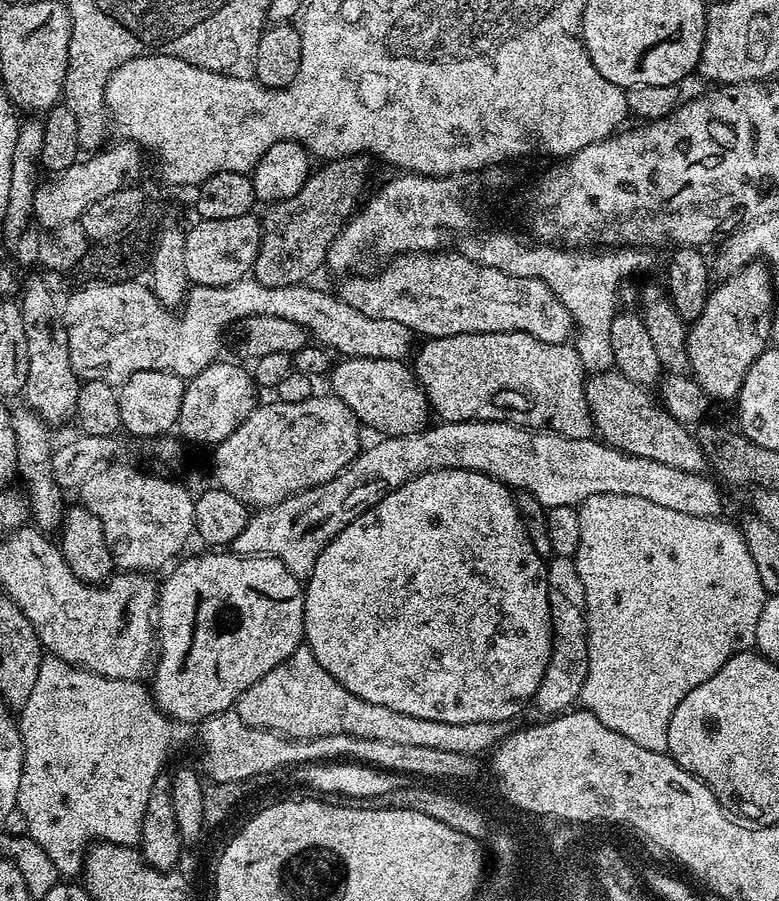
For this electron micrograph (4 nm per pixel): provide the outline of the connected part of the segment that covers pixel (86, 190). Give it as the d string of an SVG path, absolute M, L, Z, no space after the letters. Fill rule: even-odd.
M121 141L107 148L77 160L66 170L49 177L48 182L46 180L38 185L33 217L43 229L77 223L82 214L99 199L136 181L134 179L139 176L144 164L140 146L132 141Z

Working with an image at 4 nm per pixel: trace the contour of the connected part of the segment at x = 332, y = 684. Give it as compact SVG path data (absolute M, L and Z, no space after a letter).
M301 646L290 653L274 670L267 672L254 686L241 694L234 705L234 711L255 728L263 728L265 732L279 732L289 740L313 740L330 734L346 734L378 742L394 742L401 746L430 746L430 750L450 750L454 754L466 754L479 757L480 752L491 753L506 735L504 724L494 722L472 722L470 724L454 724L452 722L430 722L428 718L410 718L410 714L398 714L394 710L386 710L386 706L374 706L374 702L366 702L358 698L358 694L350 694L342 682L338 682L322 666L318 666L318 658L307 648Z

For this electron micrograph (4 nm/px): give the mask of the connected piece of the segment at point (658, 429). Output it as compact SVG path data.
M615 370L589 375L584 381L584 393L595 435L631 456L650 458L674 466L674 470L703 473L706 461L695 435L644 392L647 391L641 385Z

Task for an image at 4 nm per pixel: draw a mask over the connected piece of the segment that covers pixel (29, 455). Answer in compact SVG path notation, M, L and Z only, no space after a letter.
M27 406L13 407L10 412L10 419L14 428L14 442L16 443L16 471L19 479L24 479L28 487L26 494L27 508L30 513L30 520L35 527L45 534L52 534L59 529L64 521L66 503L64 497L66 492L60 488L58 481L52 473L51 460L54 449L49 425L44 423L37 412L33 412Z

